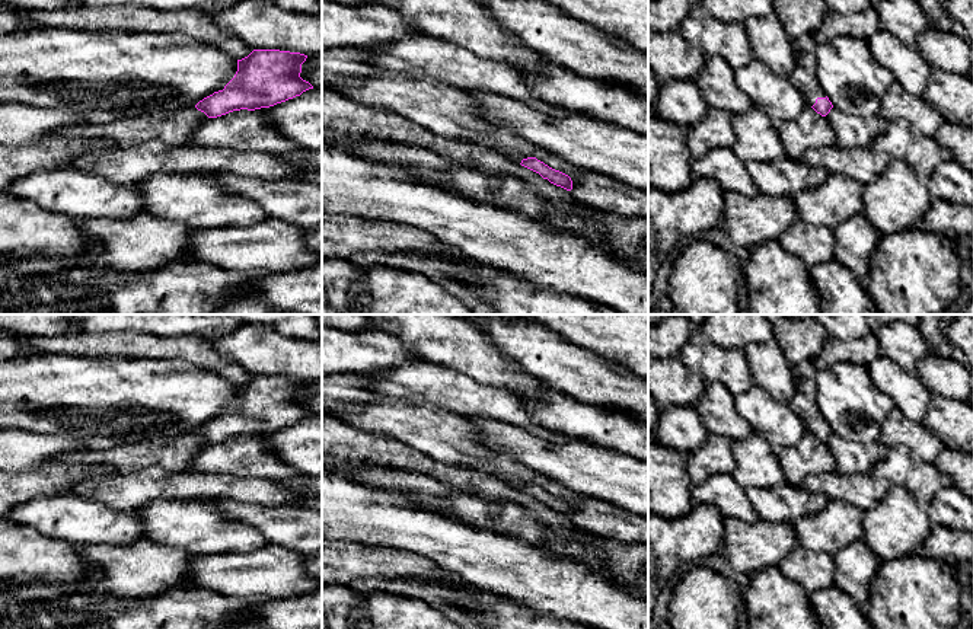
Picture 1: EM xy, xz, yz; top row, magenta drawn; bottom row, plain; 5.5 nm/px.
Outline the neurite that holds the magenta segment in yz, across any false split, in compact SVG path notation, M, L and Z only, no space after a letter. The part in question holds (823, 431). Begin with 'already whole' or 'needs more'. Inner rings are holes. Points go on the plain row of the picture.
needs more | M803 361L792 367L795 393L789 400L792 411L803 419L807 432L826 443L833 434L832 428L822 416L816 402L817 370L811 361Z

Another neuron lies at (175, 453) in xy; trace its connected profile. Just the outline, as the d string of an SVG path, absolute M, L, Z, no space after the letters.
M197 434L137 437L106 450L82 450L66 454L66 462L111 464L117 472L160 466L170 472L191 470L195 454L208 443Z

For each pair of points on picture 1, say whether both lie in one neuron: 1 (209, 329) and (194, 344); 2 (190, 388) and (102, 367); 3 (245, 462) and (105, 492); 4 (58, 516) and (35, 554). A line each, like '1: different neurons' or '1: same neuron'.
1: different neurons
2: same neuron
3: different neurons
4: different neurons

